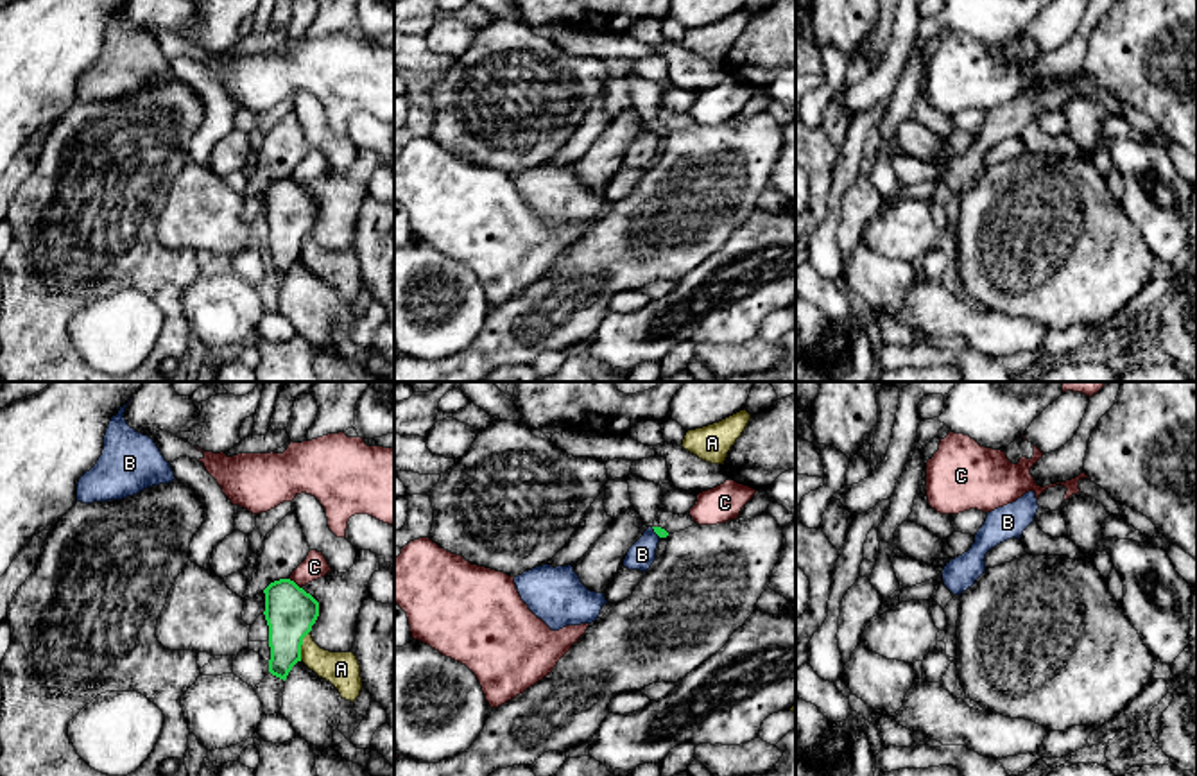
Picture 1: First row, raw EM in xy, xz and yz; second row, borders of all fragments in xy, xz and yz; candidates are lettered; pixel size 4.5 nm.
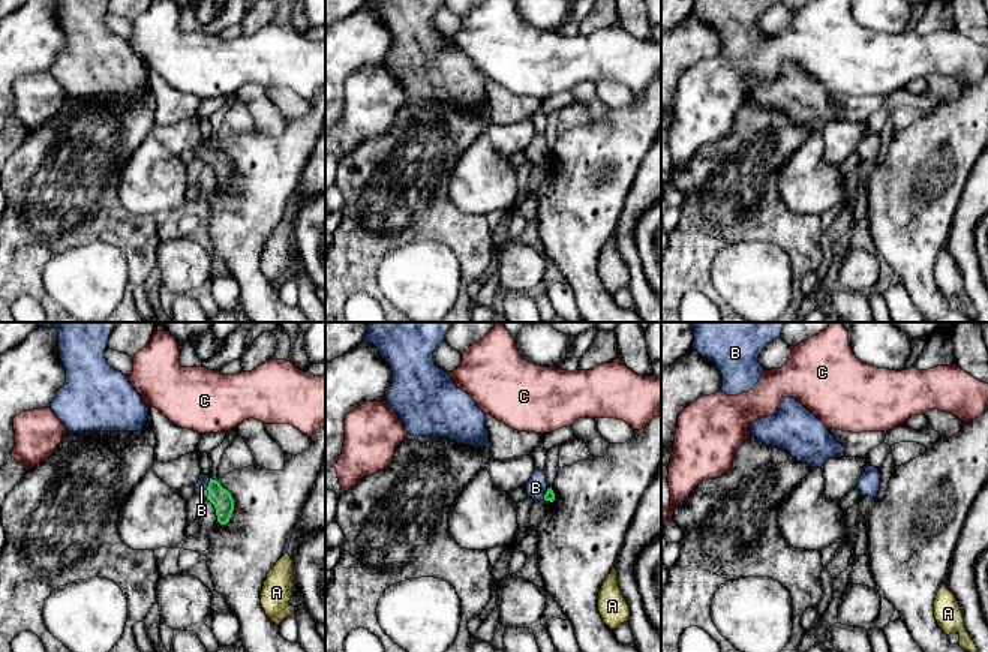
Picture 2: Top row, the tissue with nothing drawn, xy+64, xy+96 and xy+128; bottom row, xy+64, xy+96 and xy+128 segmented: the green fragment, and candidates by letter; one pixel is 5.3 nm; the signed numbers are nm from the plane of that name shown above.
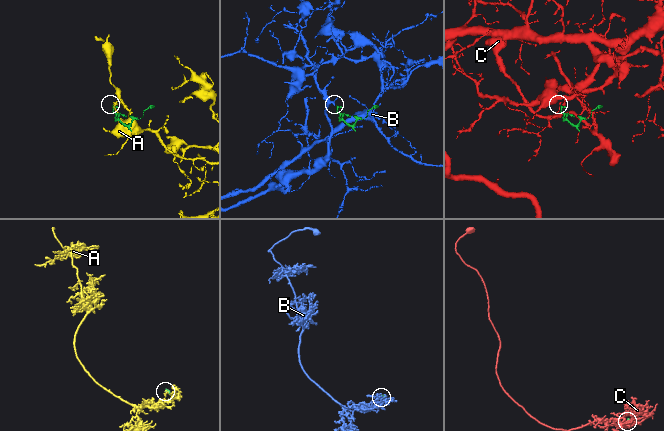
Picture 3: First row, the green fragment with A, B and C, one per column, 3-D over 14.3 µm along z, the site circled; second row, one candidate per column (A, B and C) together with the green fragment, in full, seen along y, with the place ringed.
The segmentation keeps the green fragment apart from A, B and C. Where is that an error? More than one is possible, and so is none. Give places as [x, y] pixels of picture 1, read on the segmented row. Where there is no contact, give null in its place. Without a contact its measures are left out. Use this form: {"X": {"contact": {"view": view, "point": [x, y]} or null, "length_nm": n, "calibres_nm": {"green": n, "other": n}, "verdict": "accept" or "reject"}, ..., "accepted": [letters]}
{"A": {"contact": {"view": "xy", "point": [301, 644]}, "length_nm": 140, "calibres_nm": {"green": 220, "other": 160}, "verdict": "reject"}, "B": {"contact": {"view": "xz", "point": [656, 533]}, "length_nm": 60, "calibres_nm": {"green": 50, "other": 120}, "verdict": "accept"}, "C": {"contact": {"view": "xy", "point": [294, 583]}, "length_nm": 80, "calibres_nm": {"green": 220, "other": 110}, "verdict": "reject"}, "accepted": ["B"]}

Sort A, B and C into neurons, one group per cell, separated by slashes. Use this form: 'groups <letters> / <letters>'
groups A / B / C

